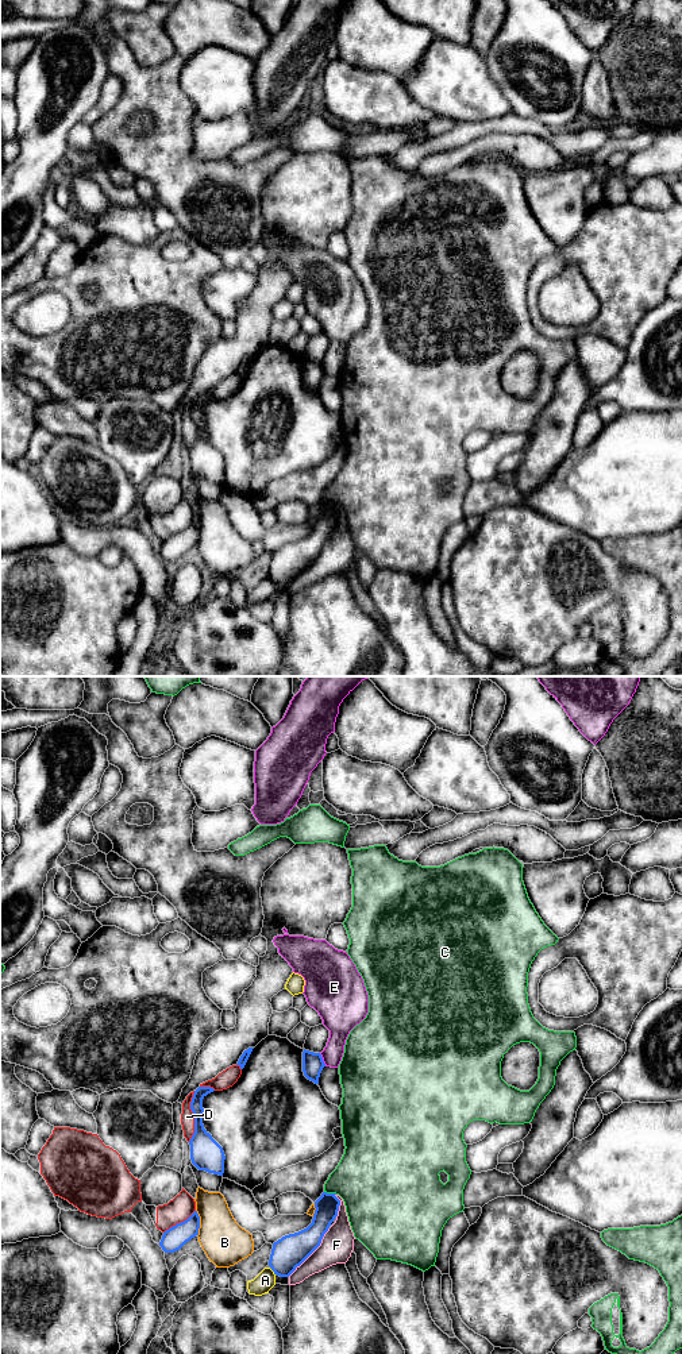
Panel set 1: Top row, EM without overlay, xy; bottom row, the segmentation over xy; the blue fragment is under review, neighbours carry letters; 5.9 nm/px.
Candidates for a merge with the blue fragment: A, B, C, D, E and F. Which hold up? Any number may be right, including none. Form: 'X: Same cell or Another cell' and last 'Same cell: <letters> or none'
A: Another cell
B: Another cell
C: Another cell
D: Another cell
E: Another cell
F: Another cell
Same cell: none

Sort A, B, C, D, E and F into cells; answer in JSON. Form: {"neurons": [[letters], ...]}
{"neurons": [["A"], ["B"], ["C"], ["D"], ["E"], ["F"]]}

